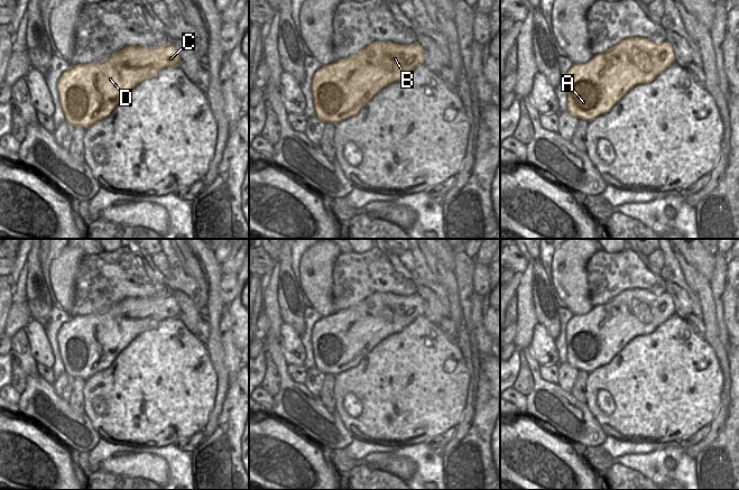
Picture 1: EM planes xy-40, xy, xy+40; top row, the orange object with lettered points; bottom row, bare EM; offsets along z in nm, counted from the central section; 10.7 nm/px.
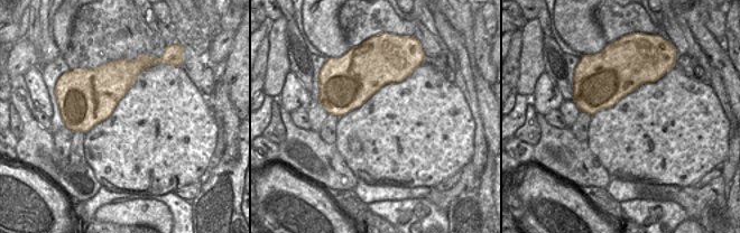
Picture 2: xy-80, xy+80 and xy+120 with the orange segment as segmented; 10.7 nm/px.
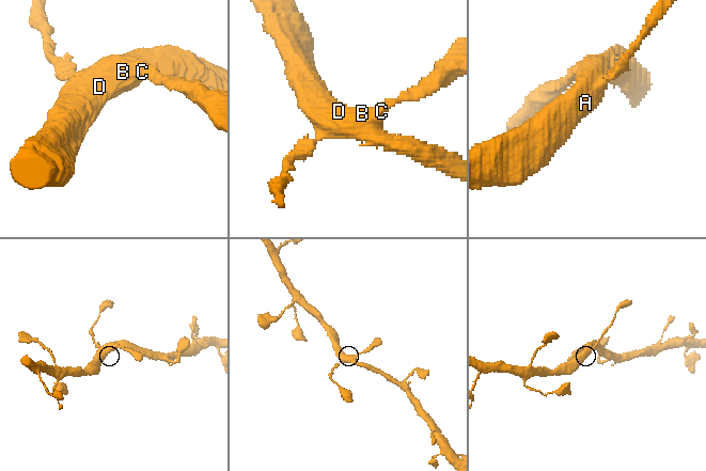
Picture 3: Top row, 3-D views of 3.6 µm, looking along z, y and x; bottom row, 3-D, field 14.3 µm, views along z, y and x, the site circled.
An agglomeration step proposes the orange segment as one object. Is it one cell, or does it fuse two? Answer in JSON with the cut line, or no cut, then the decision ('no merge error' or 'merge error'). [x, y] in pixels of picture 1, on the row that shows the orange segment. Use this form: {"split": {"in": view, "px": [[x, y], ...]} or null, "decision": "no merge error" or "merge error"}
{"split": null, "decision": "no merge error"}

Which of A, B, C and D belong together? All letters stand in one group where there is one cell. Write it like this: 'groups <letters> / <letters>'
groups A B C D

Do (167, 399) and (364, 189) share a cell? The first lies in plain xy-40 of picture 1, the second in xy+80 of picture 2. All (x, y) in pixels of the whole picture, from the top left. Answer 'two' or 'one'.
two

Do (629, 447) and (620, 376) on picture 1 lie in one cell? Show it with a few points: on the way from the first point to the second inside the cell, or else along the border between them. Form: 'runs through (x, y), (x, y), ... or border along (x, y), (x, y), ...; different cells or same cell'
border along (608, 435), (627, 441), (655, 442); different cells

